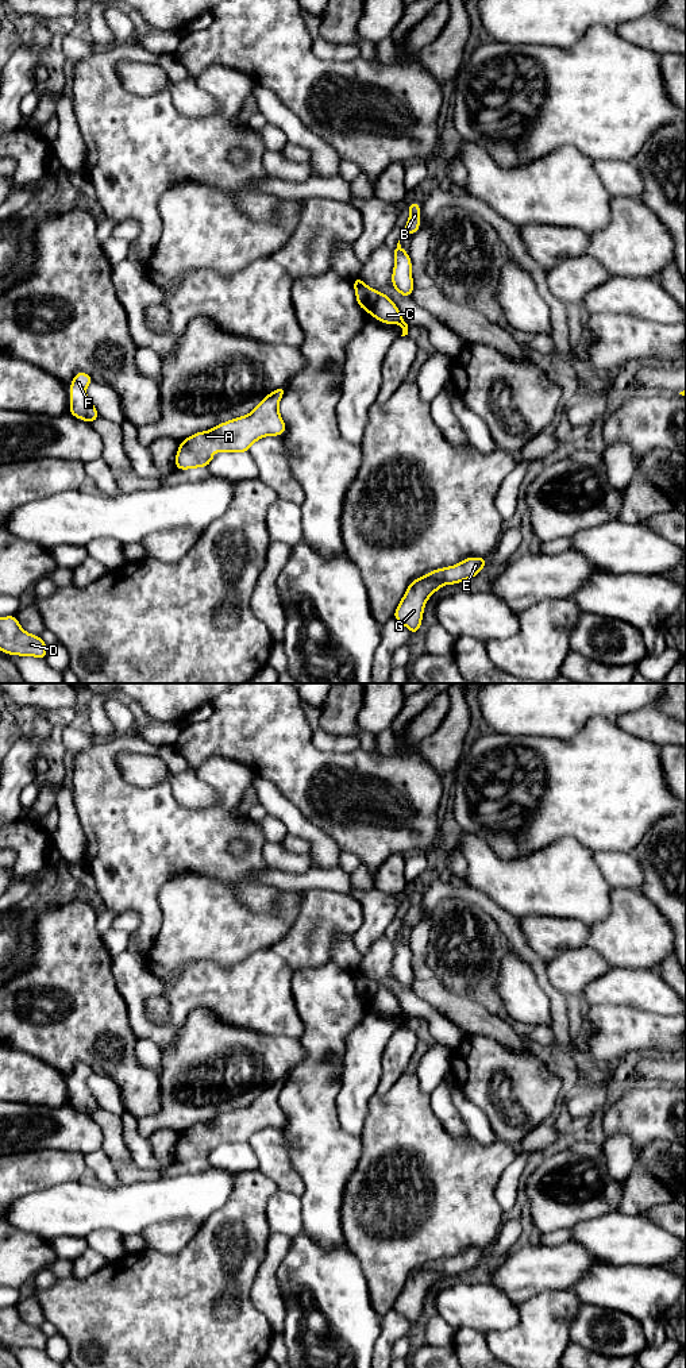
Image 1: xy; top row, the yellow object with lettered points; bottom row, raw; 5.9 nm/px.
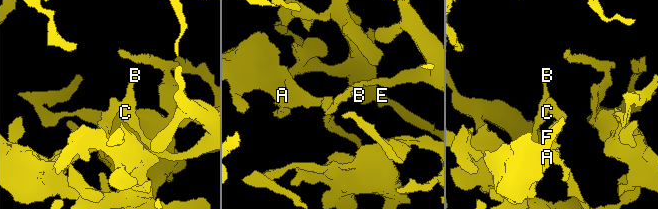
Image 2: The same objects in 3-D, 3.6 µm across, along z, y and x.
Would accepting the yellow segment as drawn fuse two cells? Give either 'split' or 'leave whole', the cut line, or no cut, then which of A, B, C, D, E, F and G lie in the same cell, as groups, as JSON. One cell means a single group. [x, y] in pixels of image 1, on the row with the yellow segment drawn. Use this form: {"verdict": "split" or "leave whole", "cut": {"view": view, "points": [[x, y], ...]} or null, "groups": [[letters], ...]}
{"verdict": "split", "cut": {"view": "xy", "points": [[378, 292], [377, 301], [369, 312]]}, "groups": [["A", "D", "E", "F", "G"], ["B", "C"]]}

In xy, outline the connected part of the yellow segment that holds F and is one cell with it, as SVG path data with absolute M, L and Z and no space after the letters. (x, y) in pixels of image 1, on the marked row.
M77 371L70 388L70 409L69 413L80 420L92 424L100 417L96 406L85 394L86 388L93 382L92 377L84 371Z

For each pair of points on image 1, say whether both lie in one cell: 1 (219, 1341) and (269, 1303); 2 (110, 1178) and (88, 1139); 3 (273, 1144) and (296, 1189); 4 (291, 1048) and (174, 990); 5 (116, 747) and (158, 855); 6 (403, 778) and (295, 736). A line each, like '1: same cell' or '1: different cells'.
1: different cells
2: different cells
3: same cell
4: different cells
5: same cell
6: same cell

